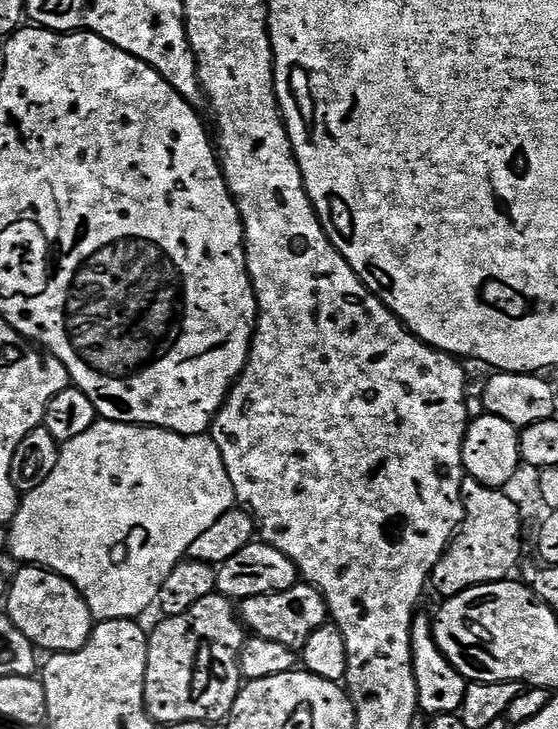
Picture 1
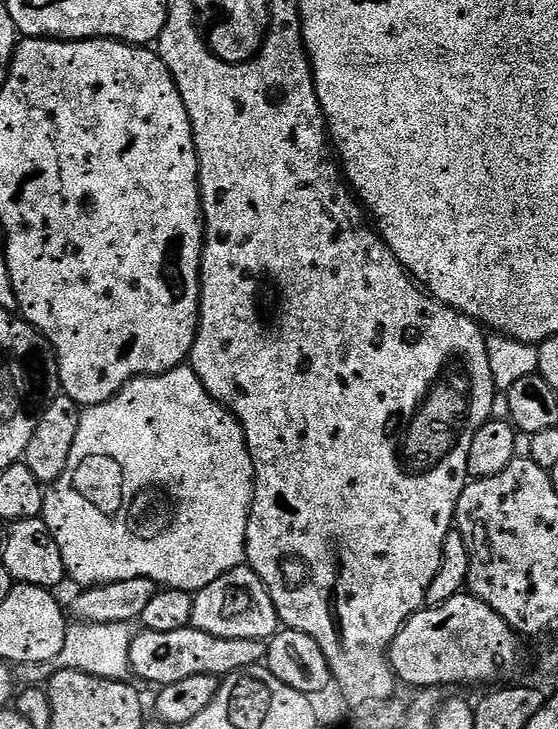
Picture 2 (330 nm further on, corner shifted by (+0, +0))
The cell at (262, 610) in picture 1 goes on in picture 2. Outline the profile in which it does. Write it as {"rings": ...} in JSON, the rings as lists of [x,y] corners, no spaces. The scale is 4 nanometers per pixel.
{"rings":[[[189,626],[182,630],[170,630],[166,634],[147,630],[137,631],[132,637],[129,666],[135,679],[163,686],[183,682],[185,678],[194,678],[200,674],[223,678],[238,670],[257,667],[265,656],[265,641],[248,638],[214,638],[214,634],[206,634]]]}

